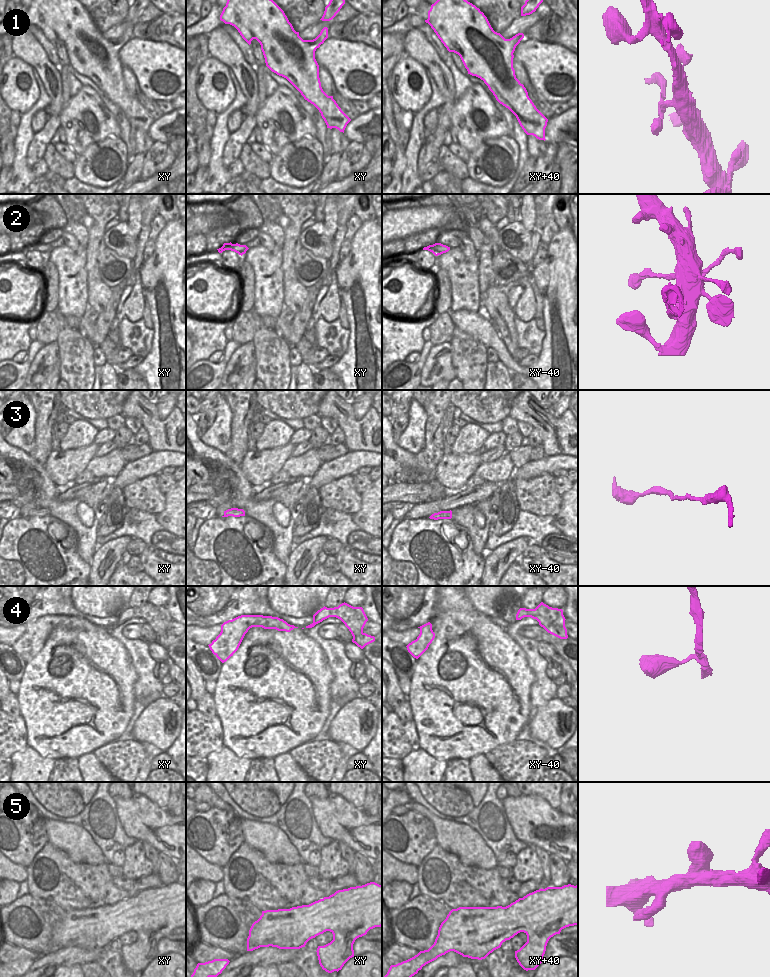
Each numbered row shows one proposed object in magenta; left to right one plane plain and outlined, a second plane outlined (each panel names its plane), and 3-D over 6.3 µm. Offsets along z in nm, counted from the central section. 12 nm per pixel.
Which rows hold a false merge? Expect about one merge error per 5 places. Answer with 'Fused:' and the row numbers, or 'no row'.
Fused: no row

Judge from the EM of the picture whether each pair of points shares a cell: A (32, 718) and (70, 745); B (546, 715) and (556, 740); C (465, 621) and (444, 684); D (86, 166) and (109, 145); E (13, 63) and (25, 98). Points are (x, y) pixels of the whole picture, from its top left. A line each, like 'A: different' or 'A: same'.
A: same
B: same
C: same
D: same
E: same

